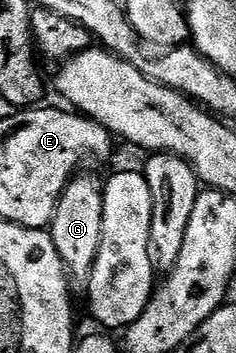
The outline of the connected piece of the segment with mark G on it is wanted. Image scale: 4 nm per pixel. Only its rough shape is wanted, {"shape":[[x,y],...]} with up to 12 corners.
{"shape":[[76,173],[49,233],[72,279],[104,245],[104,179]]}

